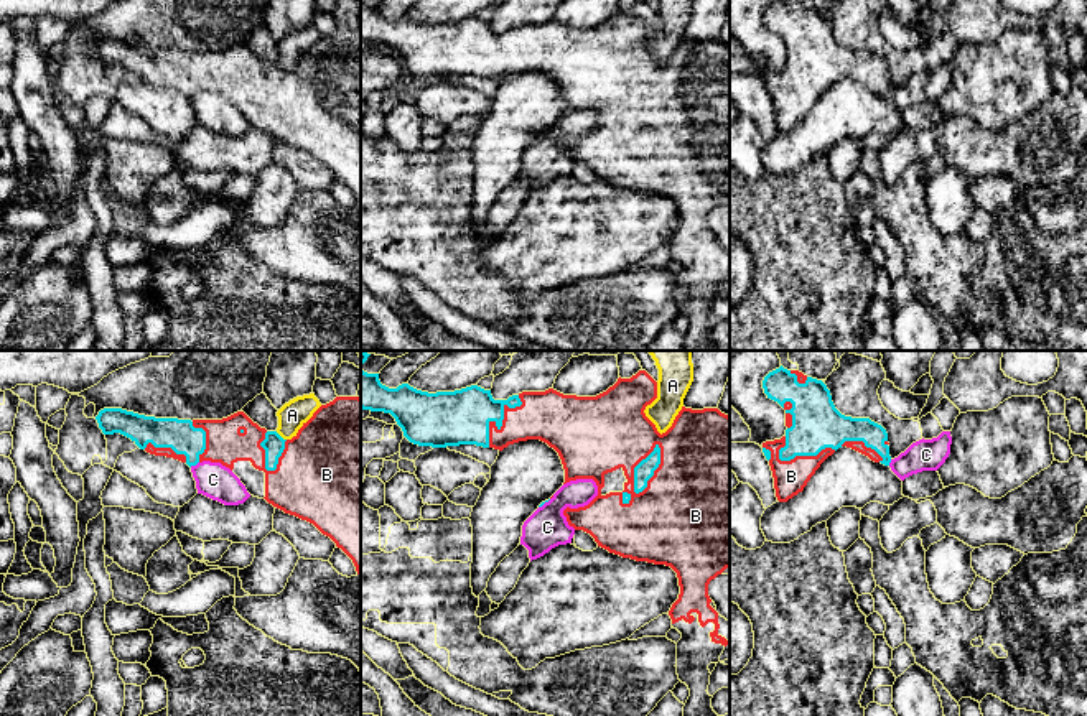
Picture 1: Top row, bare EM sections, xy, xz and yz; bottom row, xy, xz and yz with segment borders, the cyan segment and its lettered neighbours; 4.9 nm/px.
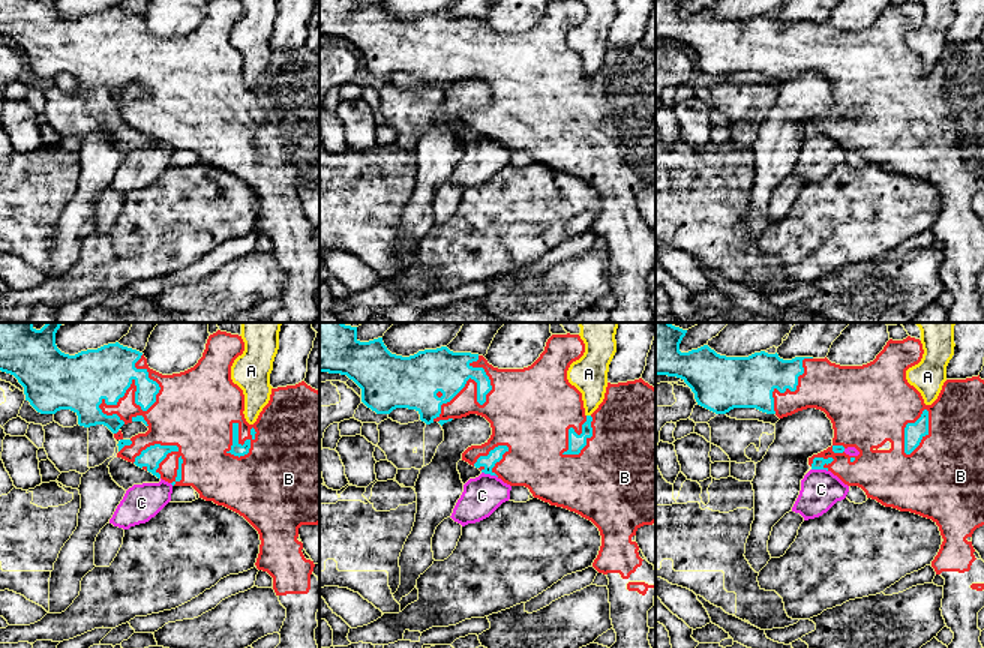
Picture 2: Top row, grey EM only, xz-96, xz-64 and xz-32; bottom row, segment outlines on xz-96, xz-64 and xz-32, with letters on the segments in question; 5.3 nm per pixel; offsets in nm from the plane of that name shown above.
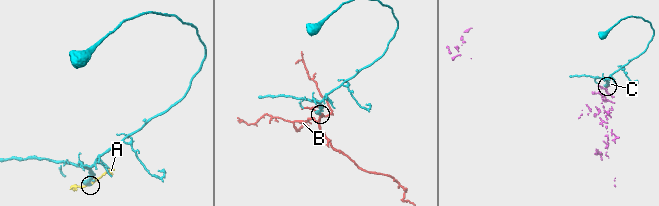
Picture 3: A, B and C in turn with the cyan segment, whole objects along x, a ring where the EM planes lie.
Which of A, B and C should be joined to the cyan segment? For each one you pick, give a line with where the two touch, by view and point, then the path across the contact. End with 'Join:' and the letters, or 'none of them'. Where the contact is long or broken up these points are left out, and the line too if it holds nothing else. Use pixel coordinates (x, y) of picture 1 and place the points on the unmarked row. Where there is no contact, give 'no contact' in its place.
B: xz (634, 101)
Join: B

